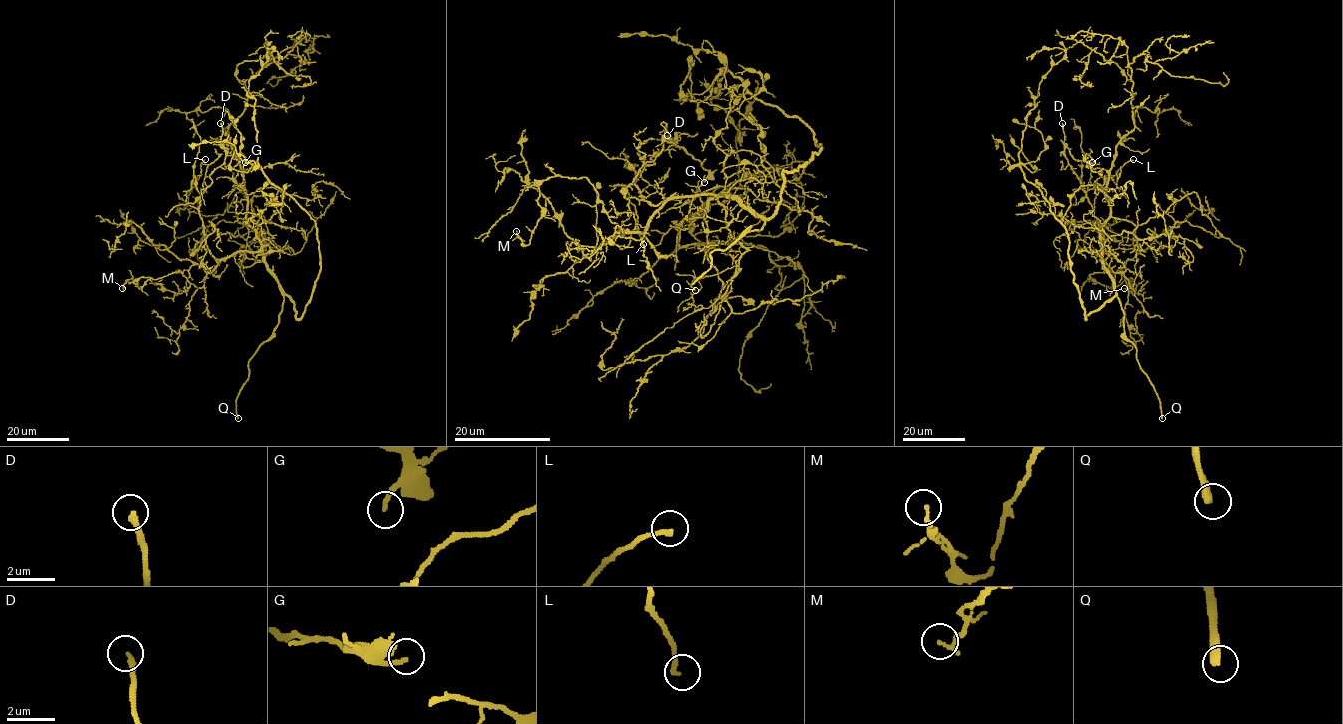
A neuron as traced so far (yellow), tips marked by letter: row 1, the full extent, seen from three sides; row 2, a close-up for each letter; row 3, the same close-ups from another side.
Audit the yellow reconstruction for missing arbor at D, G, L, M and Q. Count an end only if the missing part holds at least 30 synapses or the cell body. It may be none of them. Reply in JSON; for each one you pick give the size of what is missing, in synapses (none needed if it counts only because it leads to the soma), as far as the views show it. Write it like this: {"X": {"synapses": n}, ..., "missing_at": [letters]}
{"D": {"synapses": 50}, "missing_at": ["D", "Q"]}

